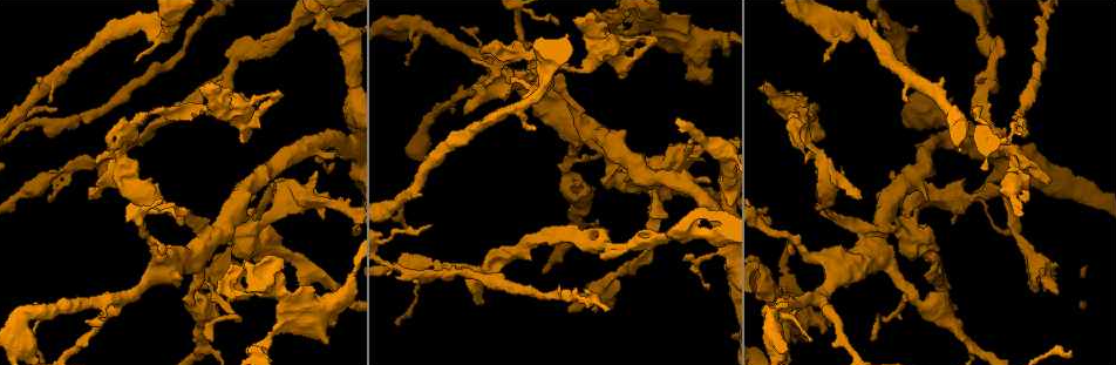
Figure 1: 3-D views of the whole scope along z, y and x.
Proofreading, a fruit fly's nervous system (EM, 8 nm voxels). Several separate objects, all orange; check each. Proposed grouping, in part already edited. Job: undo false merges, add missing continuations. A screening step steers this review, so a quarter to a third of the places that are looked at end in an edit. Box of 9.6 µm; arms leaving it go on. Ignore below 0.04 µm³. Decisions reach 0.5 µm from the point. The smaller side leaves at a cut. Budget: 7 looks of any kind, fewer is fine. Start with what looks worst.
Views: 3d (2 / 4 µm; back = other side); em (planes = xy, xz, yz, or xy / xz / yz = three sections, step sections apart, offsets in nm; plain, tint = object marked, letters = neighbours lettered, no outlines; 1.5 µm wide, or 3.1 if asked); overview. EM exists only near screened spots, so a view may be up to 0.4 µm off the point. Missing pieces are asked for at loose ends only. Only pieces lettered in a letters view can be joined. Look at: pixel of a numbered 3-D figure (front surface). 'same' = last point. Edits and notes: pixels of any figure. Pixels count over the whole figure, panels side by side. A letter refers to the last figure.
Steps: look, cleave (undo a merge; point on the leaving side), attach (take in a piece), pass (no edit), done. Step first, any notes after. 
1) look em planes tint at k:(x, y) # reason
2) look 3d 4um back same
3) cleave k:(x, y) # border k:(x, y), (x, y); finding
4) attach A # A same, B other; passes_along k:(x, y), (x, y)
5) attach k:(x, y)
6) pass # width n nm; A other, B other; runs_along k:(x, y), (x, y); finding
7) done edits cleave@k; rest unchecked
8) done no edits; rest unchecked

look em xy step 4 letters at 1:(576, 112) # thick turns thin

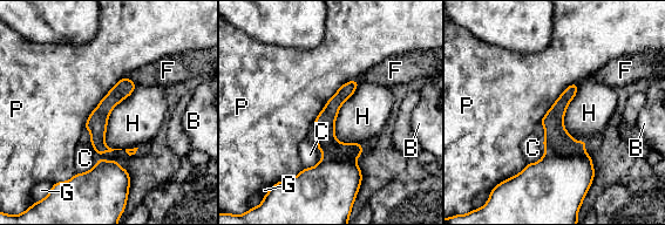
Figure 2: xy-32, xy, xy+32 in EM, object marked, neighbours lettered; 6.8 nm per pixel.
cleave 2:(557, 141) # B other, C other, F other, G other, H other, P other; border 2:(545, 150), (562, 155); a second neuron is stuck on

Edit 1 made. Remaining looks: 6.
look overview # redraw

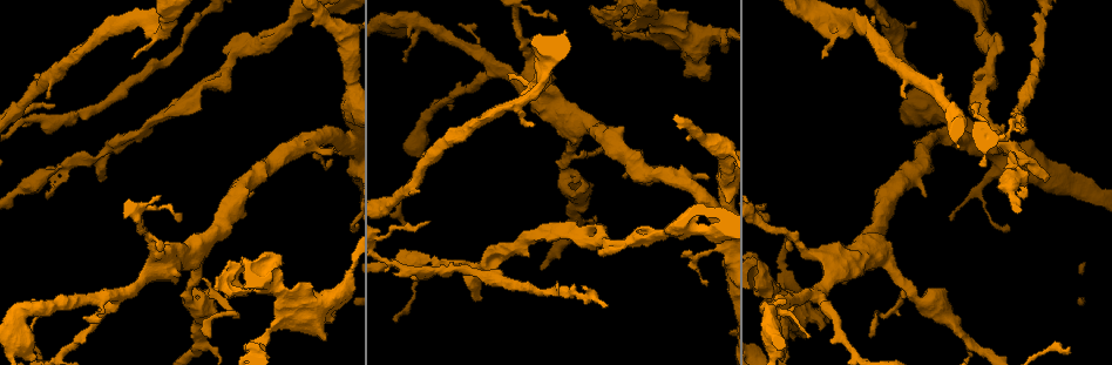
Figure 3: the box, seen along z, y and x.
look em xz step 4 letters at 3:(1021, 171)

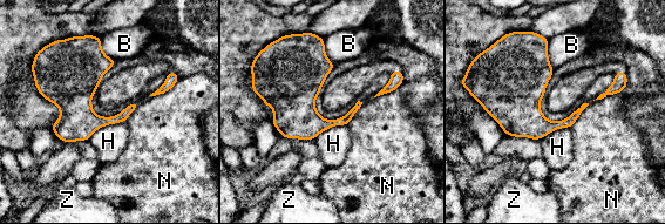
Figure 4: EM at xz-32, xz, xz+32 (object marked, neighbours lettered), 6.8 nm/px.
pass # width 90 nm; B other, H other, N other, Z other; border 4:(124, 121), (102, 126), (87, 140); all the same neuron

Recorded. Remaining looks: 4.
look 3d 2um at 3:(721, 35) # sudden change in width

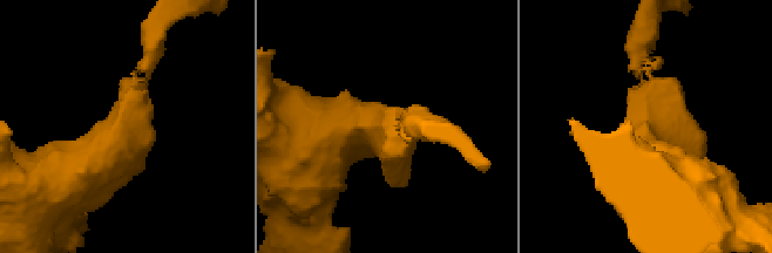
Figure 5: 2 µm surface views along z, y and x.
look em planes letters at 5:(647, 138)

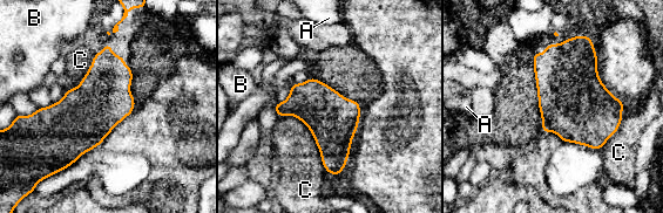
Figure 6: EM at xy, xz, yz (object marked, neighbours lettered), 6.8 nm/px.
pass # longest_contact C 550 nm; A other, B other, C other; border 6:(278, 116), (308, 128), (335, 176); one neuron here

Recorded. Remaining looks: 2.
done edits cleave@2; rest unchecked

